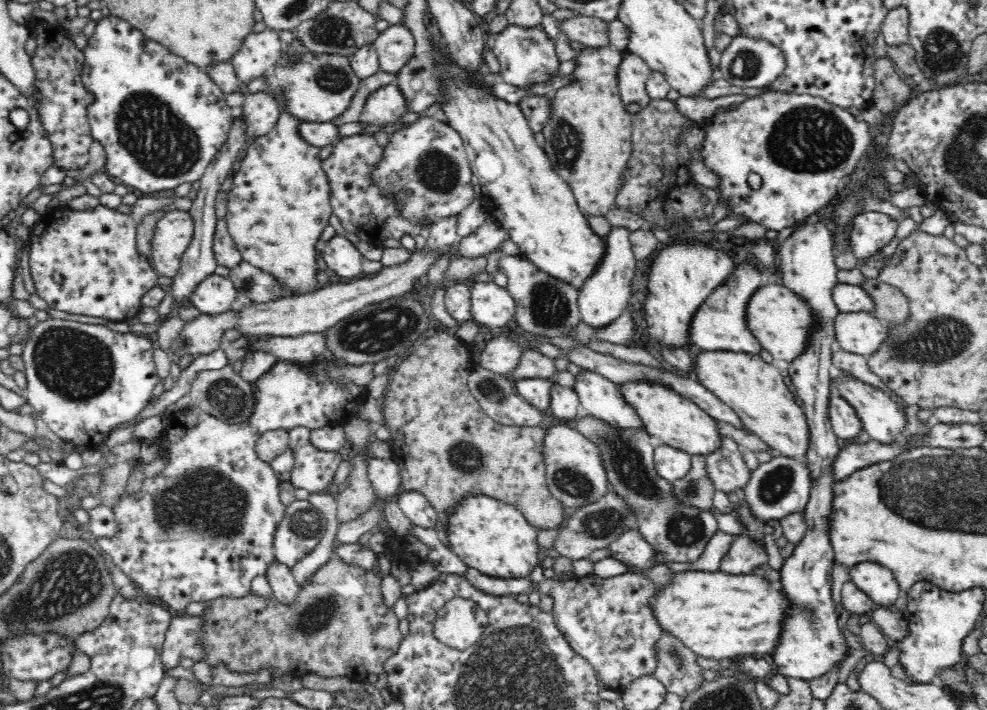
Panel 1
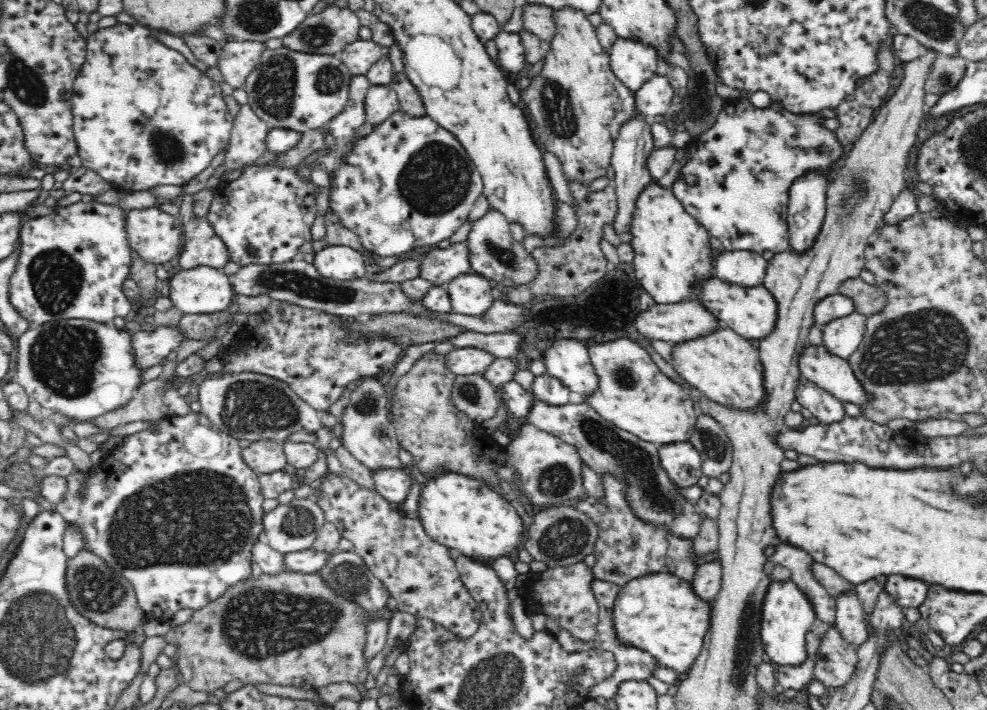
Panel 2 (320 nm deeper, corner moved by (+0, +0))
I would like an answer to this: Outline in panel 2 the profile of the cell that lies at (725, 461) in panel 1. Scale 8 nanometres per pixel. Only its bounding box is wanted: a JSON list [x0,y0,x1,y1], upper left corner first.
[689,414,733,478]

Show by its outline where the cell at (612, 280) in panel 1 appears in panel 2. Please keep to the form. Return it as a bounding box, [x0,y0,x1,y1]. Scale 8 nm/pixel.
[611,112,654,236]

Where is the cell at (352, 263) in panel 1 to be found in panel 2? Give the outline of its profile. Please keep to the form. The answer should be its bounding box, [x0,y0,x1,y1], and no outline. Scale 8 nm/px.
[313,245,366,279]

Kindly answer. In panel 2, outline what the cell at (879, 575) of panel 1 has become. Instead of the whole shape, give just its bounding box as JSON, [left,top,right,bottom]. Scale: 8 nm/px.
[882,575,928,609]

